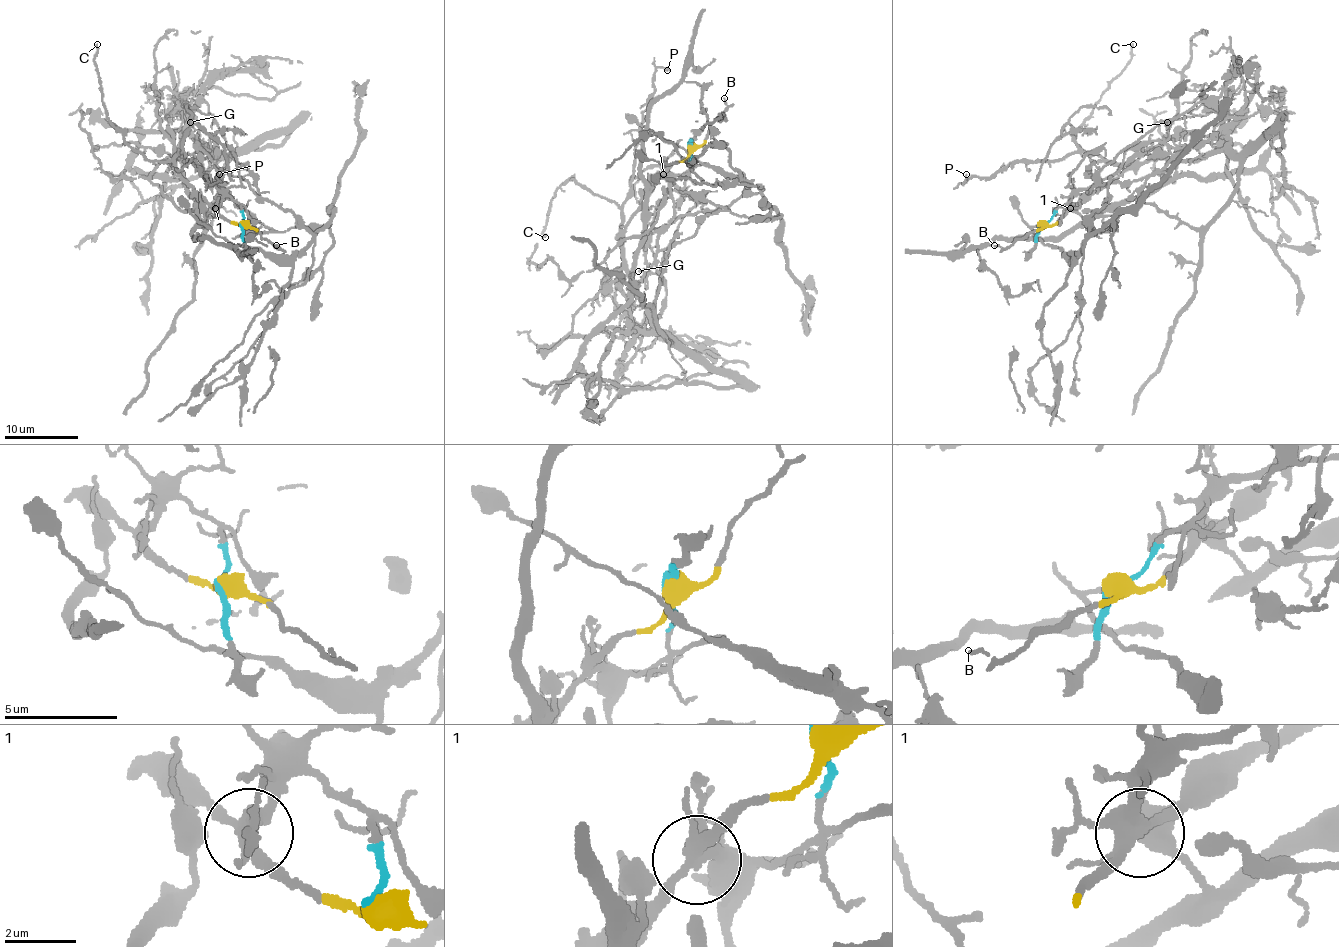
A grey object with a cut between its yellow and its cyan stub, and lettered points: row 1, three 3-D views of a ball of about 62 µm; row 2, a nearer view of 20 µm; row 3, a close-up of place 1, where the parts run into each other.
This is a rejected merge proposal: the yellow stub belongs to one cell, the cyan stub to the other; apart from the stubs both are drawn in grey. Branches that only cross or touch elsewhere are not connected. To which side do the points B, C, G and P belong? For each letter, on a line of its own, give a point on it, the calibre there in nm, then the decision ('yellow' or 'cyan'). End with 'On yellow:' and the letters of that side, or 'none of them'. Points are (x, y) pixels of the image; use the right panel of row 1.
B: (994, 245) | 160 nm | yellow
C: (1133, 44) | 190 nm | yellow
G: (1167, 122) | 110 nm | cyan
P: (966, 174) | 80 nm | yellow
On yellow: B, C, P

